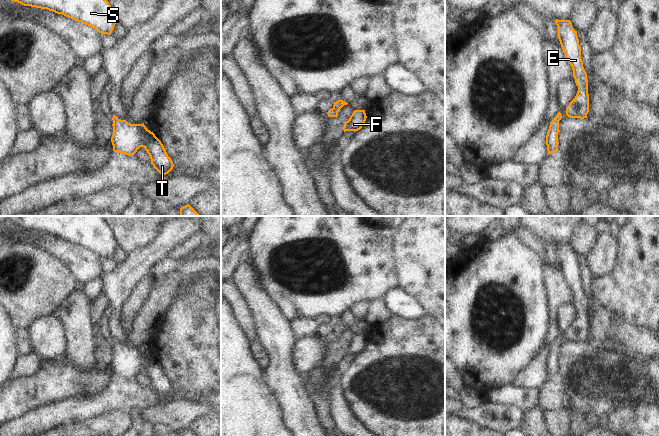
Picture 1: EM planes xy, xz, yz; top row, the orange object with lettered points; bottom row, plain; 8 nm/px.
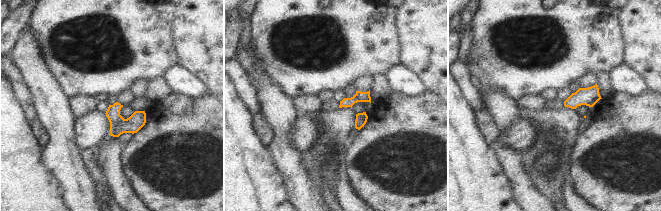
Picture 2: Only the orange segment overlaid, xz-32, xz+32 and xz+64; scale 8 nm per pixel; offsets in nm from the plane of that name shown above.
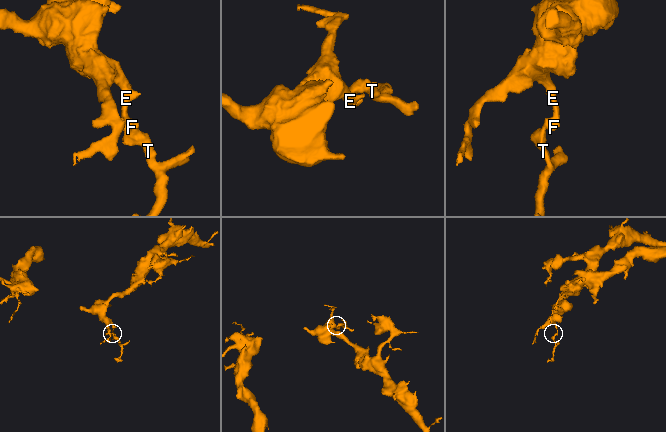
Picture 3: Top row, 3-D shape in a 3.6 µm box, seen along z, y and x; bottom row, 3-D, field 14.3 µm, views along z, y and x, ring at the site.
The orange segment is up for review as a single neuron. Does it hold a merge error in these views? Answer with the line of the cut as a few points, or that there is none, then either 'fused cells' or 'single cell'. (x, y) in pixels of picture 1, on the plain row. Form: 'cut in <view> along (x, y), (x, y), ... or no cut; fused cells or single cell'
no cut; single cell

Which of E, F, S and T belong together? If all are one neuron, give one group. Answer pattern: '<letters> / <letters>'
E F S T

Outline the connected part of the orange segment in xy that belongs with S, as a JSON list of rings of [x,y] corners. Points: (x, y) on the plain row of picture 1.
[[[9,216],[7,223],[47,233],[110,259],[117,241],[103,216]]]

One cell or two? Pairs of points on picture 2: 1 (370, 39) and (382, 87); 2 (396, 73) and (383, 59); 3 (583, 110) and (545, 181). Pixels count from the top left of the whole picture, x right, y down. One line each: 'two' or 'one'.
1: two
2: two
3: two

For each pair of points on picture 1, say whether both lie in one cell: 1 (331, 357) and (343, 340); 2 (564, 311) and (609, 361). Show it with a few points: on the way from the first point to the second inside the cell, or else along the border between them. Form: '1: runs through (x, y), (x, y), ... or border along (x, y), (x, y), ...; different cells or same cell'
1: runs through (334, 353), (334, 350), (340, 344); same cell
2: runs through (563, 330), (564, 341), (584, 361), (590, 361); same cell

